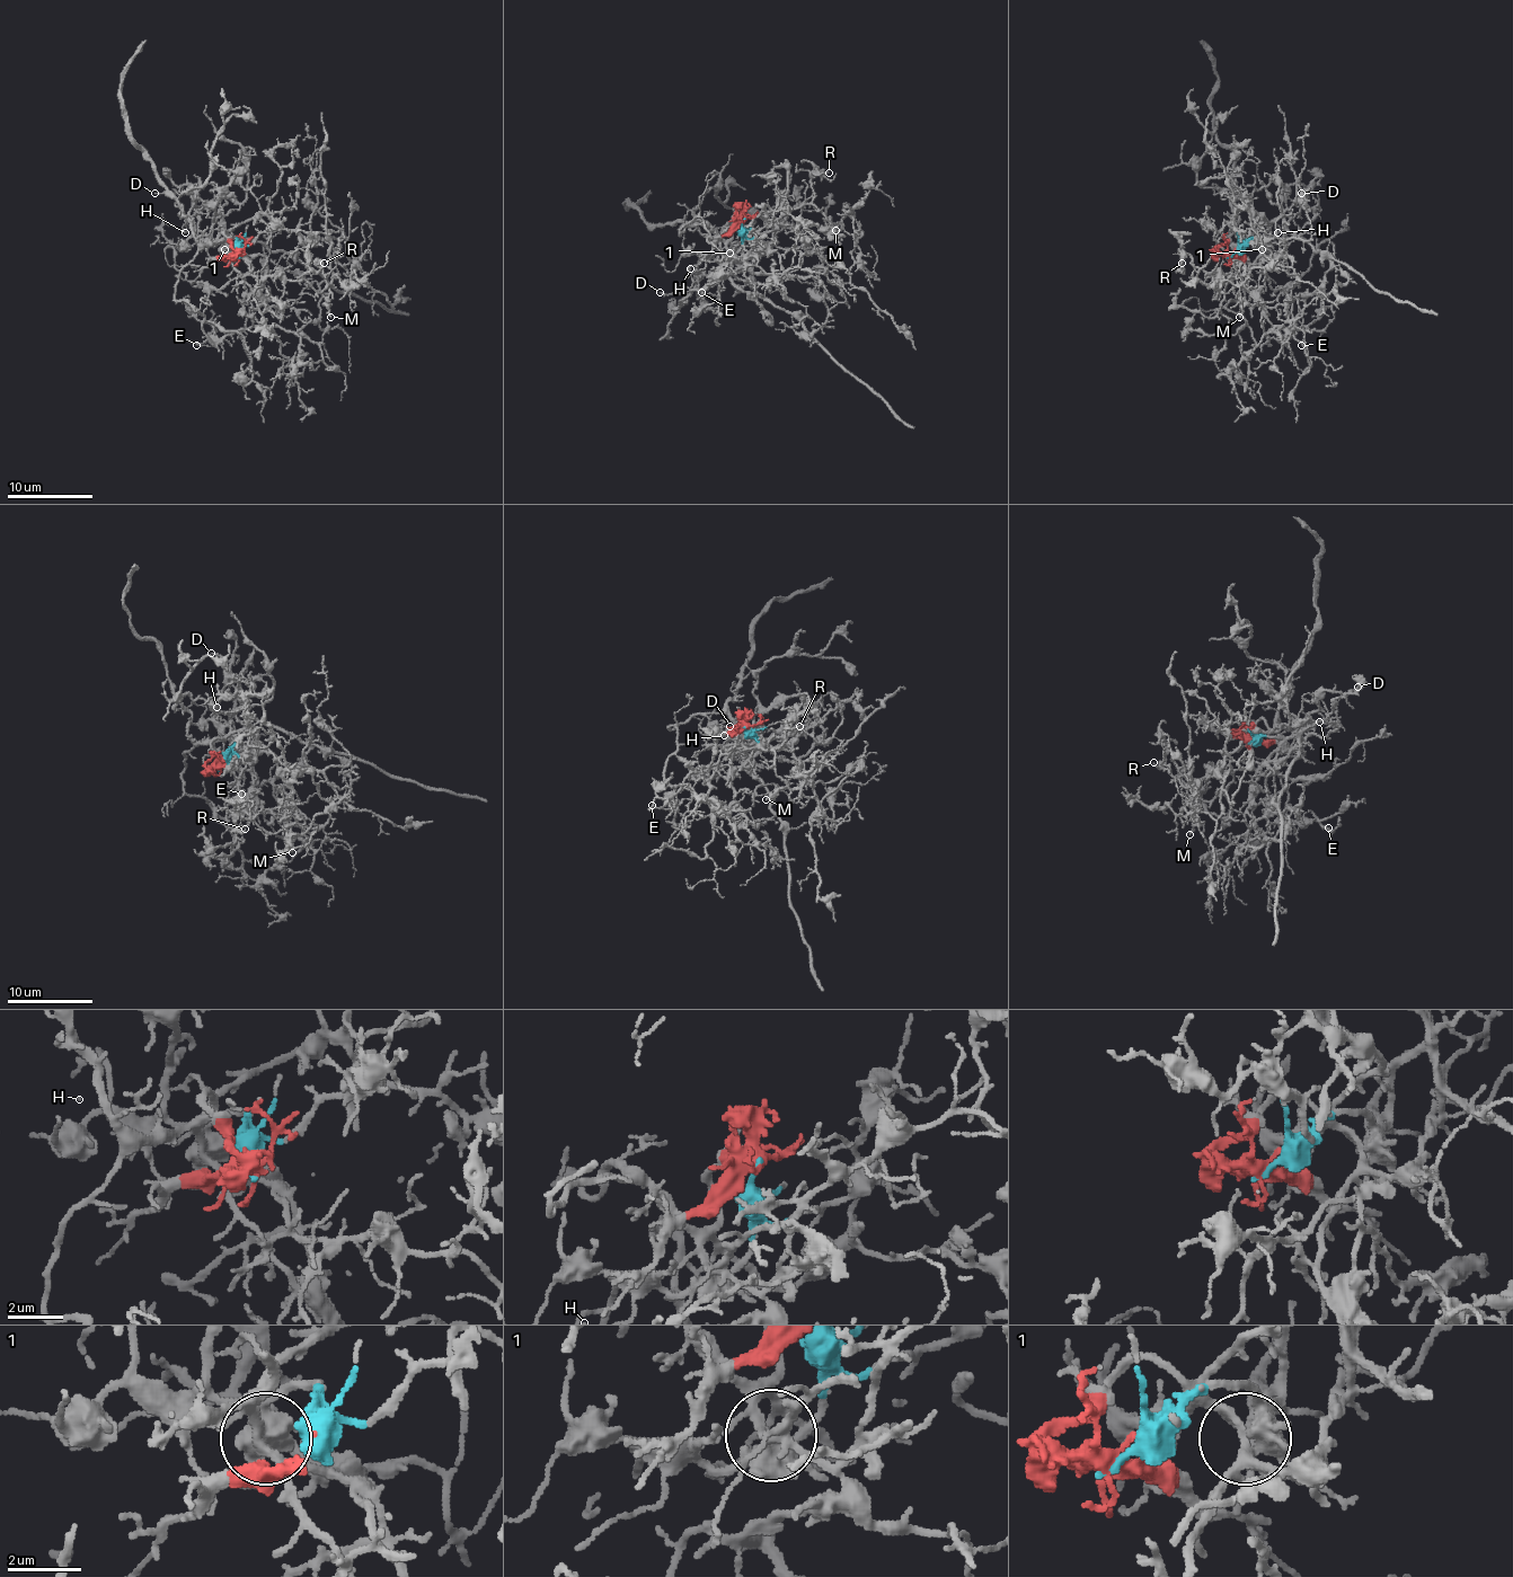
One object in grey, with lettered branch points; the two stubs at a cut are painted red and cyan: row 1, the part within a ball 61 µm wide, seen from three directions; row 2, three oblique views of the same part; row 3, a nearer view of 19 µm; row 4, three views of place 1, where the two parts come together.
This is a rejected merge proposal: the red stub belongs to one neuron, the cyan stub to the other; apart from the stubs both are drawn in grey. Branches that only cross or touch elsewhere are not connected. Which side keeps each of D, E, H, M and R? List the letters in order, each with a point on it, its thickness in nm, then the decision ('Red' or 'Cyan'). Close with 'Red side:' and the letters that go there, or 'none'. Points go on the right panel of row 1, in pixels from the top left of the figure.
D: Place: (1301, 193). Thickness 150 nm. Cyan
E: Place: (1301, 345). Thickness 100 nm. Red
H: Place: (1277, 232). Thickness 110 nm. Cyan
M: Place: (1239, 317). Thickness 170 nm. Red
R: Place: (1182, 263). Thickness 130 nm. Red
Red side: E, M, R

